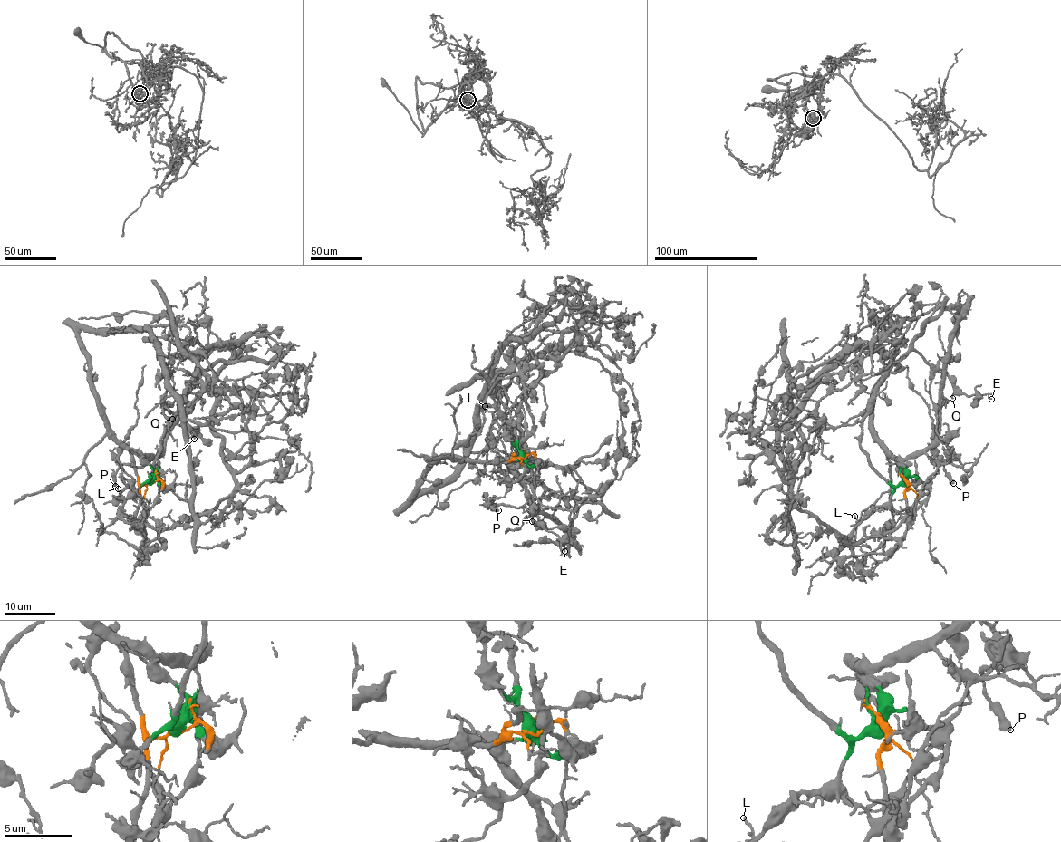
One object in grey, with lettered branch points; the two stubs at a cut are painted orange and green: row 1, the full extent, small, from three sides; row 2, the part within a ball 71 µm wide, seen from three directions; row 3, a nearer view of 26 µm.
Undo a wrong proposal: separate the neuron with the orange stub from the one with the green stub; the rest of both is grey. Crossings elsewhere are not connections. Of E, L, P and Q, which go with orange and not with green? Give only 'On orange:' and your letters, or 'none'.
On orange: P

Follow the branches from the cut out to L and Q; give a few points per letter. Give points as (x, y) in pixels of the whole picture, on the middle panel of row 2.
L: (521, 457), (496, 409), (484, 406)
Q: (521, 457), (514, 422), (523, 452), (543, 488), (537, 504), (542, 520), (533, 521)

